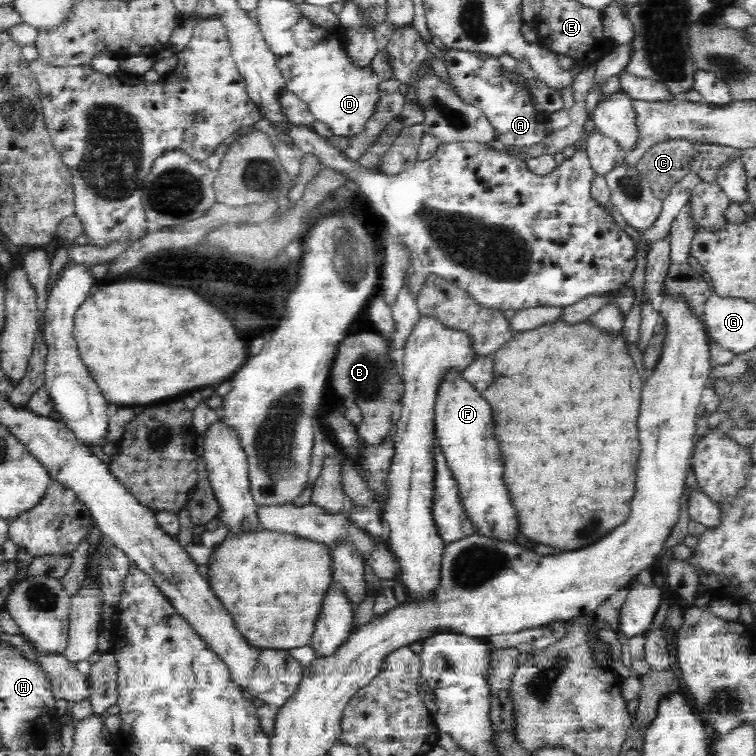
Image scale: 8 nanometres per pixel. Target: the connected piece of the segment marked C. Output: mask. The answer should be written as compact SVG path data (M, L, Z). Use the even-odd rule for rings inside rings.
M684 139L663 140L662 142L653 142L641 154L635 167L643 177L648 179L654 195L660 199L665 199L670 194L672 187L690 169L698 169L700 175L702 175L702 179L716 181L716 169L720 166L720 163L730 155L732 155L732 157L734 155L740 155L739 149L717 144L692 144Z

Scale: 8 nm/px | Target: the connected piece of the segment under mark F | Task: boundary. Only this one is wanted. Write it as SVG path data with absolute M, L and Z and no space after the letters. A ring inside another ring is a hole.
M448 368L442 372L442 378L438 383L435 394L435 405L433 410L434 434L439 438L440 445L443 446L448 465L454 471L454 477L460 485L460 495L462 503L466 505L472 521L478 527L478 533L490 537L500 537L508 541L514 541L517 532L517 522L513 514L512 506L508 504L508 494L504 494L504 484L502 484L502 456L498 450L498 444L494 440L492 432L492 410L490 401L484 398L483 393L478 391L467 378L463 376L461 370Z

